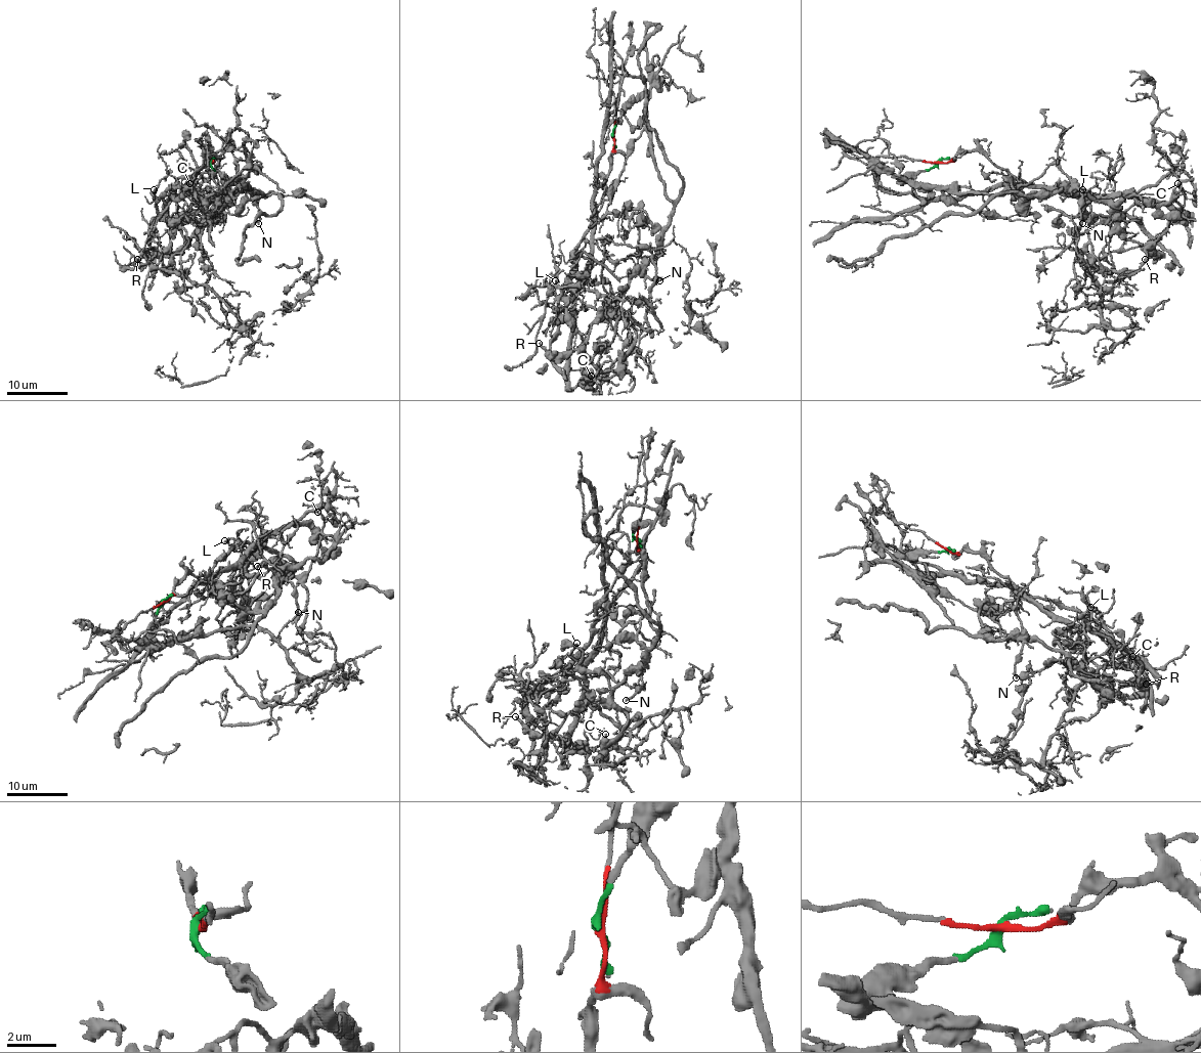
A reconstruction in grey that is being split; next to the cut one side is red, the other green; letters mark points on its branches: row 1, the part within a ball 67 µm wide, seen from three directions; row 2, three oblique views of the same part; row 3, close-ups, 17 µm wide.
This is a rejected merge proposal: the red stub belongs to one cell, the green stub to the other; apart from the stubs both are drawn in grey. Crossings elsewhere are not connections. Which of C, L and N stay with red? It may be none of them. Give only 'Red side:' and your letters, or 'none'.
Red side: L

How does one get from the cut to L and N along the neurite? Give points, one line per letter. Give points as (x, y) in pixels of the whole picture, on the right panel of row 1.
L: (938, 163), (950, 163), (959, 154), (982, 151), (1033, 185), (1075, 187), (1097, 200), (1081, 188)
N: (938, 163), (907, 179), (894, 178), (948, 187), (959, 193), (1048, 194), (1075, 188), (1081, 198), (1081, 224)

